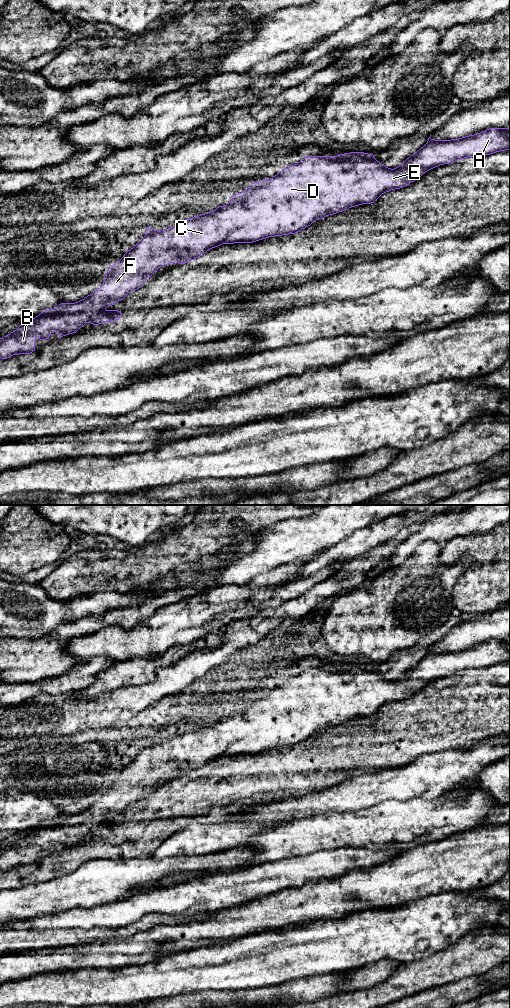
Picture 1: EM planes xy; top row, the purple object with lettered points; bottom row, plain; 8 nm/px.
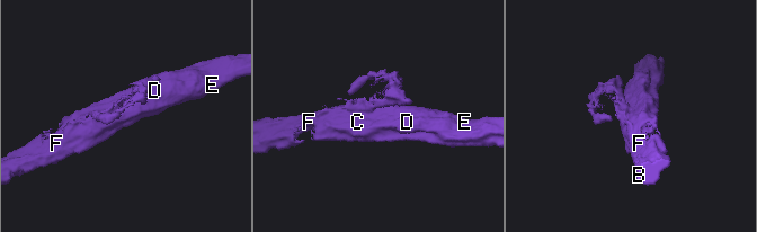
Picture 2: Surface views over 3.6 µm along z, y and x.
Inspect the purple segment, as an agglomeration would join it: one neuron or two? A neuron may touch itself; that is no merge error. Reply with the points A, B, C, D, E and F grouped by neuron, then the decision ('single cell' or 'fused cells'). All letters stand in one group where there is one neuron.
A B C D E F | single cell

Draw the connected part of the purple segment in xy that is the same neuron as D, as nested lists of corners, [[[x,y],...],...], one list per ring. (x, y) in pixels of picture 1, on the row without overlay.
[[[489,640],[474,647],[451,652],[435,652],[429,649],[423,659],[394,681],[388,680],[377,673],[373,666],[364,664],[350,664],[337,668],[305,669],[297,676],[282,681],[270,691],[252,695],[243,704],[231,708],[226,717],[219,718],[211,724],[187,730],[184,733],[179,732],[176,737],[161,743],[154,742],[150,738],[147,739],[145,748],[128,762],[118,774],[109,778],[100,800],[78,814],[61,815],[54,821],[41,824],[35,830],[21,835],[15,843],[0,850],[0,870],[7,871],[13,867],[30,866],[35,863],[36,850],[46,852],[52,844],[56,844],[61,850],[76,845],[86,835],[99,837],[119,832],[121,823],[107,822],[106,820],[123,812],[131,803],[139,801],[148,789],[151,789],[164,777],[175,774],[185,776],[222,756],[253,755],[269,749],[295,746],[318,731],[343,724],[351,719],[374,715],[382,706],[409,697],[435,679],[467,669],[485,668],[505,662],[510,662],[510,640]]]

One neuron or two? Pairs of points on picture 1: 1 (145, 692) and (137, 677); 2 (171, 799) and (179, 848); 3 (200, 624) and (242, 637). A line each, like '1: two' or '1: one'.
1: two
2: two
3: two

